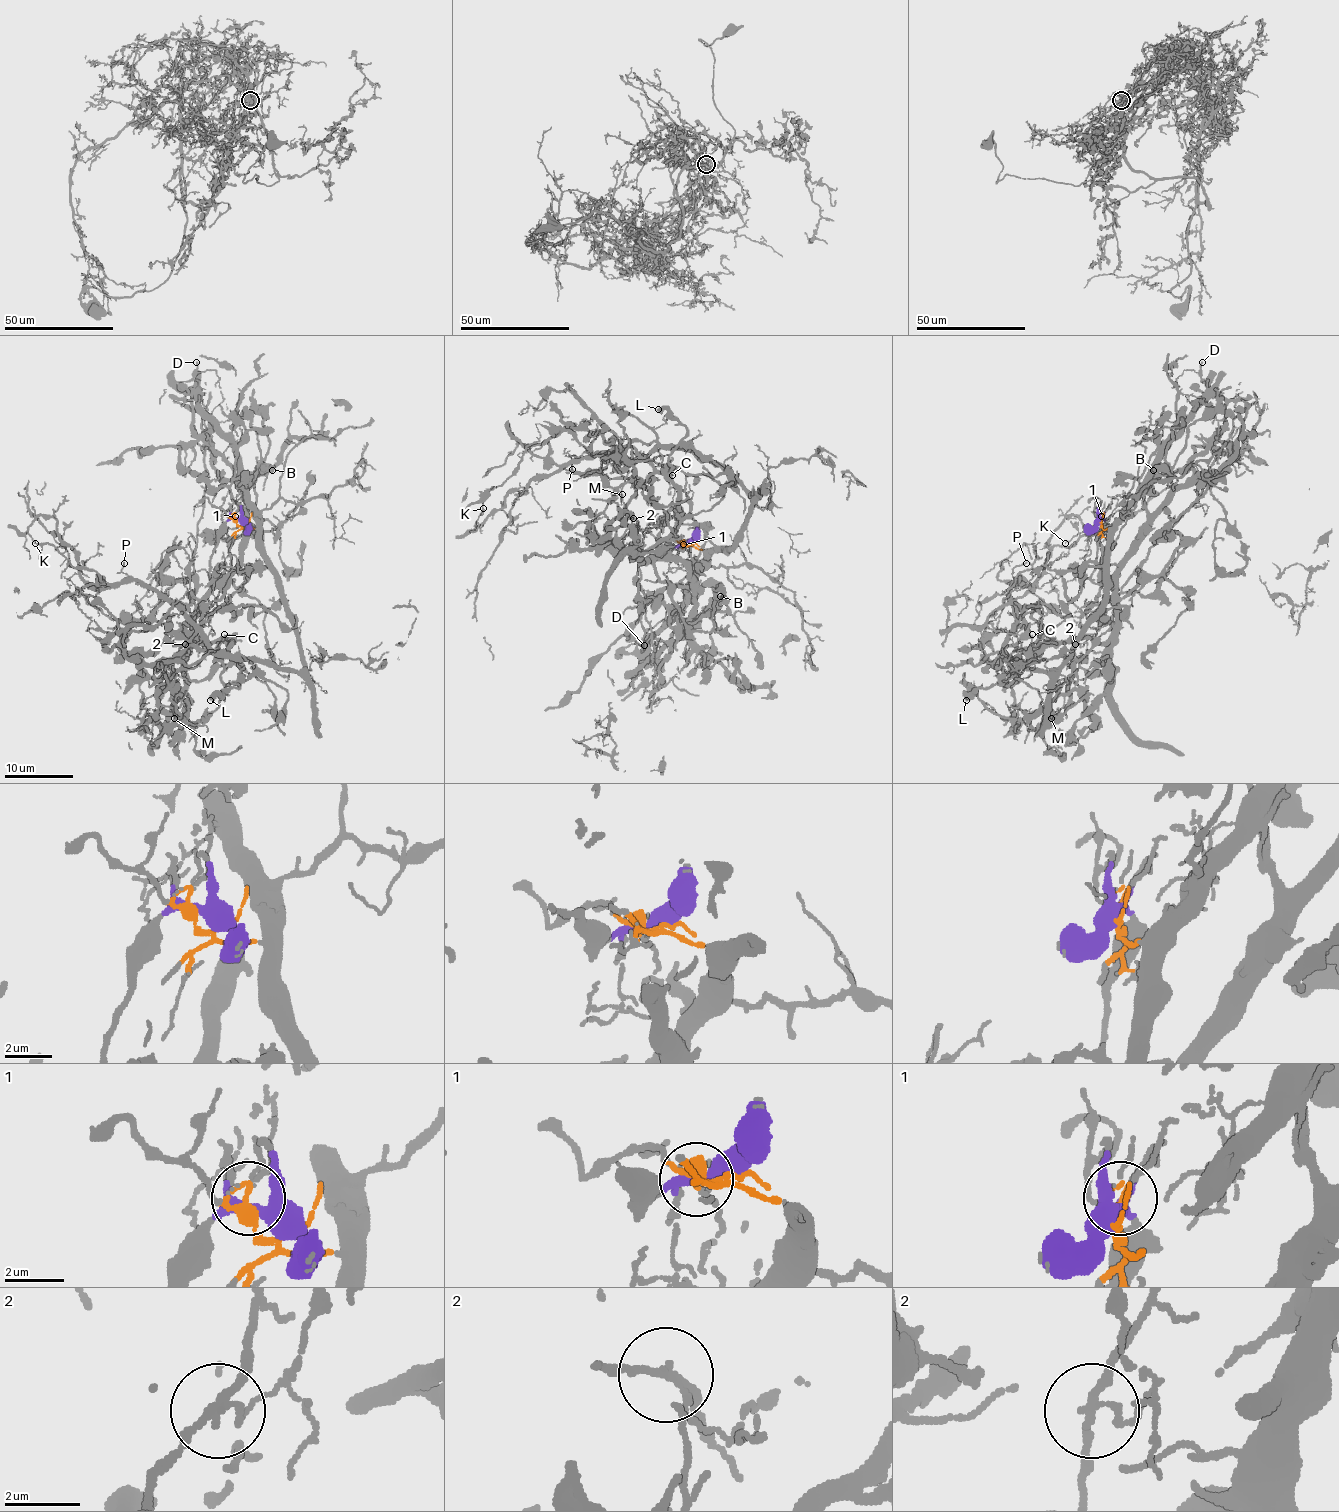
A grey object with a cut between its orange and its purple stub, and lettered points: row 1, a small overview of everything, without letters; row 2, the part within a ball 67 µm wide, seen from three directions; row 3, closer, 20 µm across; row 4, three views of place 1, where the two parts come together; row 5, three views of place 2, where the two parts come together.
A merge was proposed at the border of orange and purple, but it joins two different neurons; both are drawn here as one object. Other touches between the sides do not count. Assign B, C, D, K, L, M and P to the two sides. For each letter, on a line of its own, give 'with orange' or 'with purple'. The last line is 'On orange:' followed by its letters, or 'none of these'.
B: with purple
C: with purple
D: with orange
K: with orange
L: with purple
M: with purple
P: with orange
On orange: D, K, P

